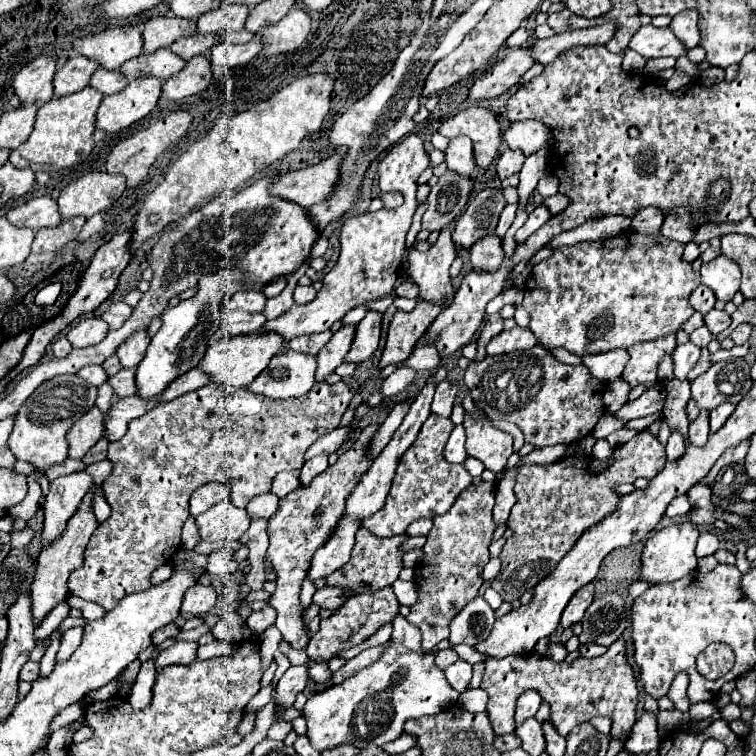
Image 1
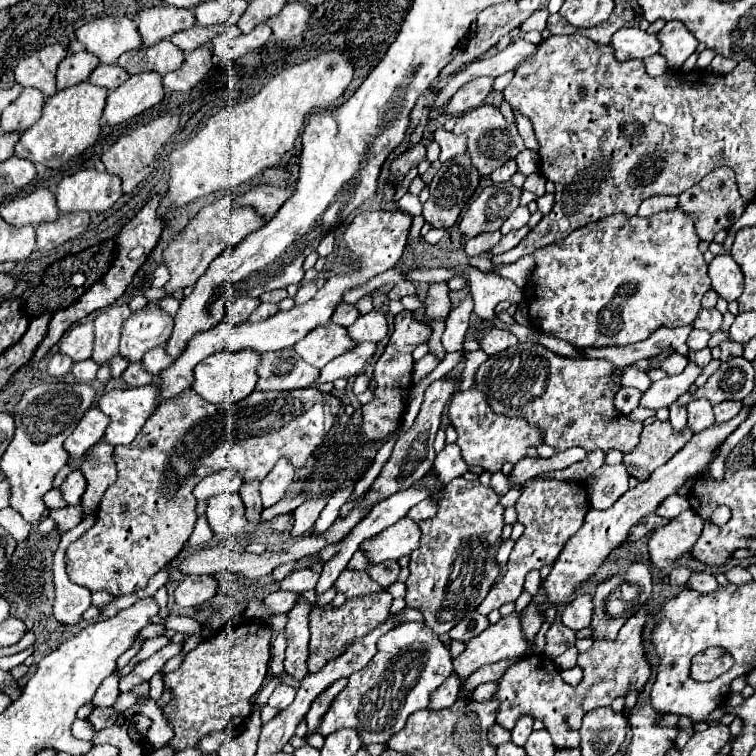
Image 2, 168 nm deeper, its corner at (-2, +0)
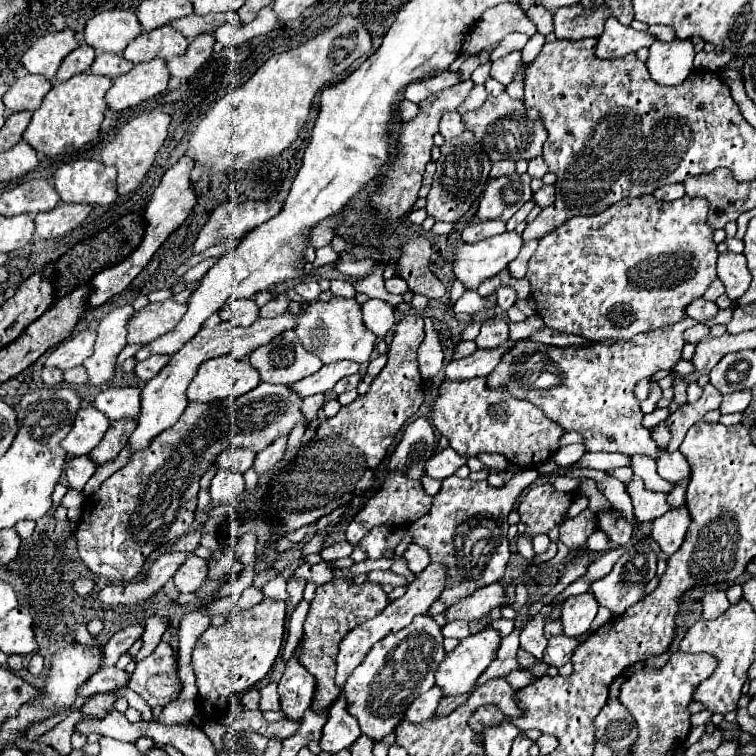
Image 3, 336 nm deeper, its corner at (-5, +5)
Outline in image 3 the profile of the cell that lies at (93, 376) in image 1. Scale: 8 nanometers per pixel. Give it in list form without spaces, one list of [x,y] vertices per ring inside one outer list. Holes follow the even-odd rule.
[[[82,365],[74,367],[74,369],[68,369],[64,373],[64,381],[72,383],[72,385],[80,385],[80,383],[86,383],[86,369]]]

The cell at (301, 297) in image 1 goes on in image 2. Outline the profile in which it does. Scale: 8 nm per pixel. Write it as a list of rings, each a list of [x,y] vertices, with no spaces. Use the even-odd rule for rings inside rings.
[[[303,282],[303,284],[299,286],[299,292],[297,292],[297,296],[295,296],[295,302],[297,302],[297,304],[305,304],[305,302],[311,300],[315,294],[317,294],[315,282]]]

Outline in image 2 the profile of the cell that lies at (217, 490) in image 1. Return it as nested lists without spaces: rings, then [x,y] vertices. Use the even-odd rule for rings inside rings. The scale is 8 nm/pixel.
[[[225,468],[219,472],[209,474],[207,478],[203,478],[197,486],[195,486],[195,498],[197,500],[209,500],[215,494],[221,492],[239,492],[239,486],[243,484],[243,478],[237,470]]]

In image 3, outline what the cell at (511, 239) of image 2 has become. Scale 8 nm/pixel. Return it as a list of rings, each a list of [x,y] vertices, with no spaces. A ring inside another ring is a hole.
[[[506,231],[474,245],[462,243],[456,247],[454,275],[474,291],[484,279],[506,269],[508,263],[520,253],[520,247],[522,239],[516,231]]]

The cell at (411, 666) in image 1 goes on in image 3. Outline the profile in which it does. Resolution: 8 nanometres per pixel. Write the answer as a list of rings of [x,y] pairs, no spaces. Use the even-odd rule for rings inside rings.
[[[416,615],[408,627],[386,635],[374,645],[374,649],[370,649],[342,687],[348,713],[358,719],[364,735],[376,741],[390,735],[406,715],[410,703],[434,685],[436,669],[446,659],[442,641],[442,629],[434,619],[428,615]]]

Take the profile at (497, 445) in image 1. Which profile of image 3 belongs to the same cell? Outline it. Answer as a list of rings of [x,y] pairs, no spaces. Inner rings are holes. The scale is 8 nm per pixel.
[[[484,377],[468,381],[444,381],[440,395],[430,413],[432,425],[450,439],[450,447],[464,455],[476,457],[478,453],[500,453],[516,467],[534,469],[558,449],[562,427],[550,421],[536,405],[514,399],[506,391],[488,389]]]

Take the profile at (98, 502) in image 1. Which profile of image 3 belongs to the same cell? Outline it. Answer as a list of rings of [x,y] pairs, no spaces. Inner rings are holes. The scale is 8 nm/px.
[[[78,623],[76,625],[76,637],[75,640],[82,645],[92,647],[92,645],[98,645],[98,642],[89,633],[86,623]]]

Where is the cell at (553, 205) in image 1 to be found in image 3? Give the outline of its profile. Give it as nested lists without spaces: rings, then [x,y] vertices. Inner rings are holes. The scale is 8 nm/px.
[[[544,185],[540,191],[534,193],[534,203],[538,203],[540,207],[548,207],[554,203],[554,187],[552,185]]]

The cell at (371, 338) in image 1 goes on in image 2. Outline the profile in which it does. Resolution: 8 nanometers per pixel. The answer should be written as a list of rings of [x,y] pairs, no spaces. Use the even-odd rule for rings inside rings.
[[[365,342],[365,344],[359,344],[359,350],[351,350],[351,354],[334,358],[321,369],[315,386],[325,382],[335,382],[337,378],[349,378],[349,376],[361,374],[367,358],[375,354],[375,348],[377,348],[375,344]]]

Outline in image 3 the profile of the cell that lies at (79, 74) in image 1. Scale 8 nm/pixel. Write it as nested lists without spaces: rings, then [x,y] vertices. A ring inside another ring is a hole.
[[[80,45],[78,49],[74,49],[68,57],[64,57],[58,73],[56,73],[56,81],[68,81],[70,77],[84,73],[90,69],[90,65],[96,59],[96,51],[90,45]]]

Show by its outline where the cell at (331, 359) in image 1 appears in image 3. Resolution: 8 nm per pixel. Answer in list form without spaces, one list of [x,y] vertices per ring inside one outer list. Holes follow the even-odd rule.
[[[370,299],[362,305],[362,321],[378,339],[382,339],[394,325],[394,309],[380,299]]]

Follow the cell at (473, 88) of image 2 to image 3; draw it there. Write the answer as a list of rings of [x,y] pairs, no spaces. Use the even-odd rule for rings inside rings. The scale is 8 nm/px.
[[[472,79],[462,81],[462,83],[458,83],[458,85],[450,87],[450,89],[444,89],[442,93],[422,101],[420,115],[416,119],[404,123],[404,127],[400,131],[400,155],[398,155],[398,161],[386,171],[384,185],[378,189],[378,193],[372,195],[372,205],[380,211],[382,219],[394,221],[396,217],[404,215],[414,205],[414,201],[418,199],[418,189],[422,185],[424,167],[430,161],[430,147],[434,145],[434,141],[432,141],[434,133],[438,133],[438,121],[440,121],[442,113],[456,111],[464,103],[464,99],[470,95],[472,89],[474,89]]]

